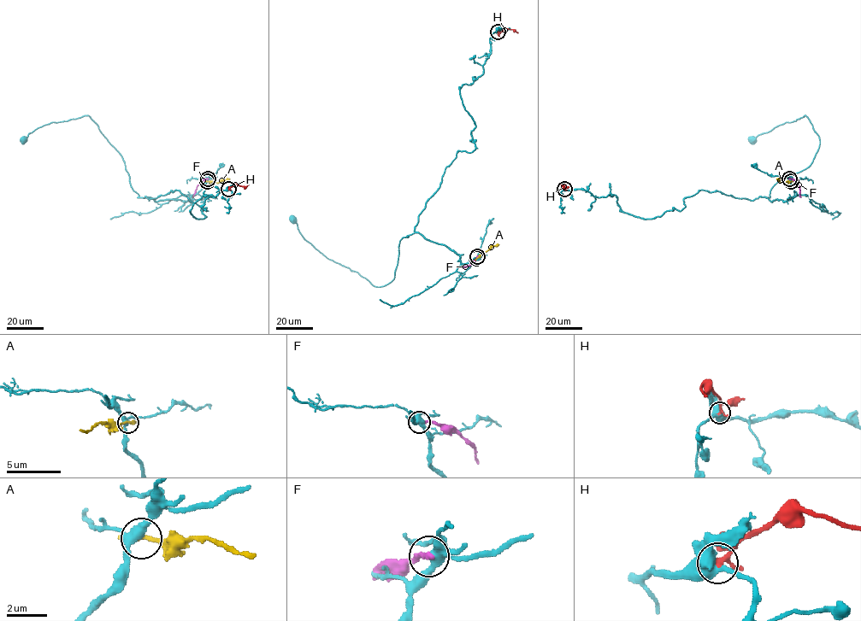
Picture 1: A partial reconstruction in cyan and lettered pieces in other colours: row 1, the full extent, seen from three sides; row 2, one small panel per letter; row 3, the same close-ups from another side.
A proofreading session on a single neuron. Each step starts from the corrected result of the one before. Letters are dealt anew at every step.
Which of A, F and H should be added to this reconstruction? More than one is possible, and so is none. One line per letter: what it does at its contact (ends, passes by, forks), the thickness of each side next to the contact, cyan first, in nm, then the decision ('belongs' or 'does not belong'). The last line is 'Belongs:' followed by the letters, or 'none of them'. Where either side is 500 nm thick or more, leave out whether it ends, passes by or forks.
A: it passes by; calibres 320 and 200 nm; does not belong
F: it ends; calibres 380 and 260 nm; does not belong
H: calibres 500 and 240 nm; belongs
Belongs: H

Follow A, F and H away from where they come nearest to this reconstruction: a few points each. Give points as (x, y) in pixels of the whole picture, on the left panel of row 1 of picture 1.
A: (207, 181), (218, 183), (229, 178)
F: (208, 178), (197, 187), (193, 197)
H: (228, 190), (237, 184), (244, 186), (249, 184)

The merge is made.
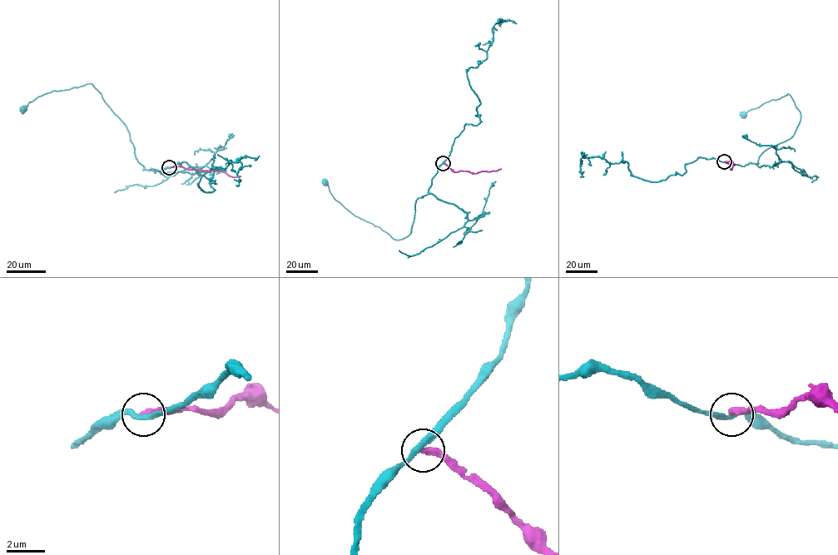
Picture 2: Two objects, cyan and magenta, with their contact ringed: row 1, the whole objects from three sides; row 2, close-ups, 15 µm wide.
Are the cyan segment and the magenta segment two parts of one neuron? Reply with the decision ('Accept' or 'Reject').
Reject

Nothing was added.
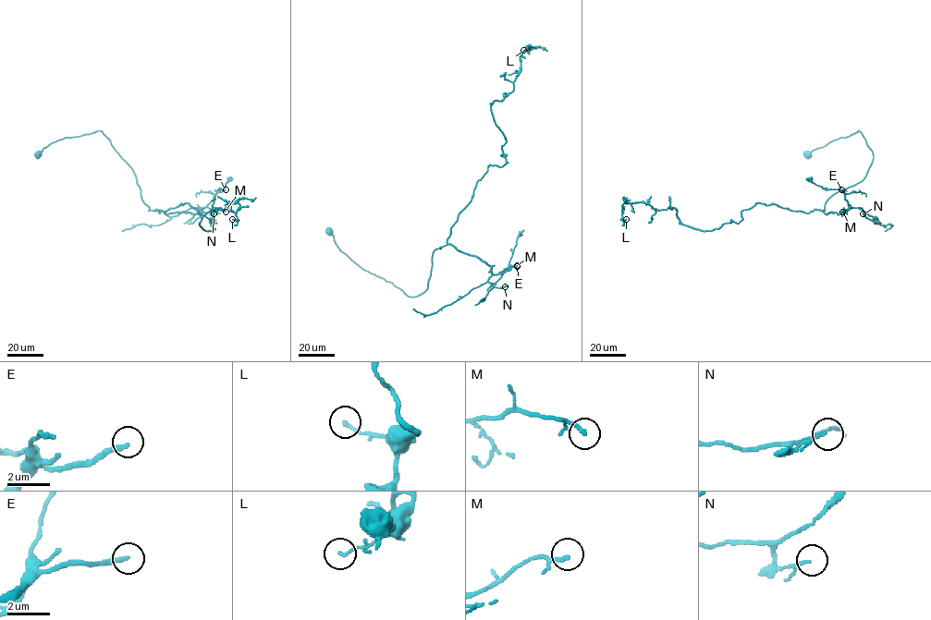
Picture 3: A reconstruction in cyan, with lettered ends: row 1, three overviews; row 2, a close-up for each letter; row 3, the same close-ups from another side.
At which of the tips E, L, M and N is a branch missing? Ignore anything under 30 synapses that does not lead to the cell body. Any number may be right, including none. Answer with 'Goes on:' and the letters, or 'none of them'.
Goes on: E

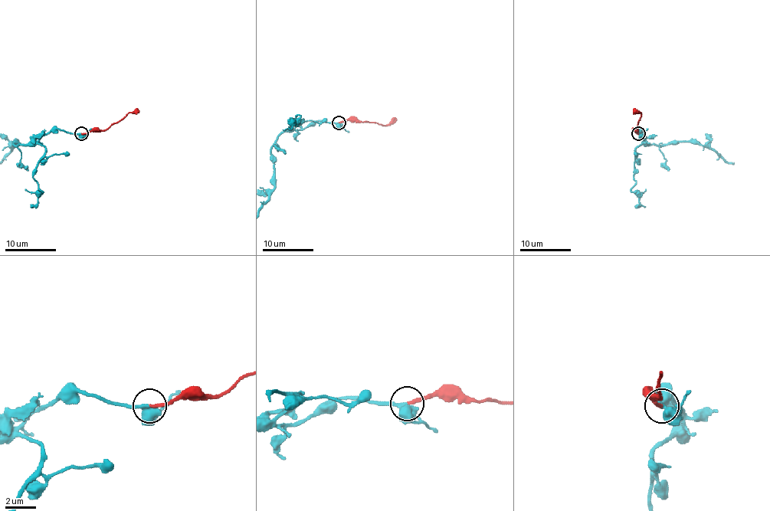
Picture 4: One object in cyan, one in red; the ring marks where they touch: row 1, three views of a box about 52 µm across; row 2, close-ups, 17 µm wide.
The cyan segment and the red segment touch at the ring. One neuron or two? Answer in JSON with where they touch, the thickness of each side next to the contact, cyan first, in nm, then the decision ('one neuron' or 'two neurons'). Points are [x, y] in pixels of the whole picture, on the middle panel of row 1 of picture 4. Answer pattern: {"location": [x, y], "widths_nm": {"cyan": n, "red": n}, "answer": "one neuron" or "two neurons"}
{"location": [339, 122], "widths_nm": {"cyan": 400, "red": 220}, "answer": "one neuron"}

